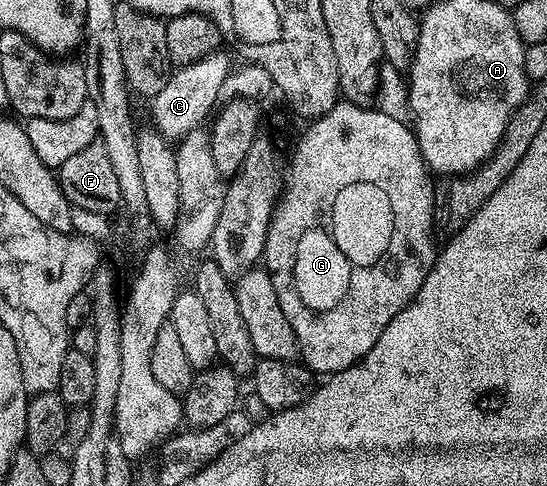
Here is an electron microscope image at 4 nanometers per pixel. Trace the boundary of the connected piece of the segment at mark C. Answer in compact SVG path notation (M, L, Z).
M218 49L195 63L182 65L170 74L167 85L151 99L151 113L158 132L167 139L180 139L202 126L212 114L219 99L219 88L227 79L233 62L223 49Z

